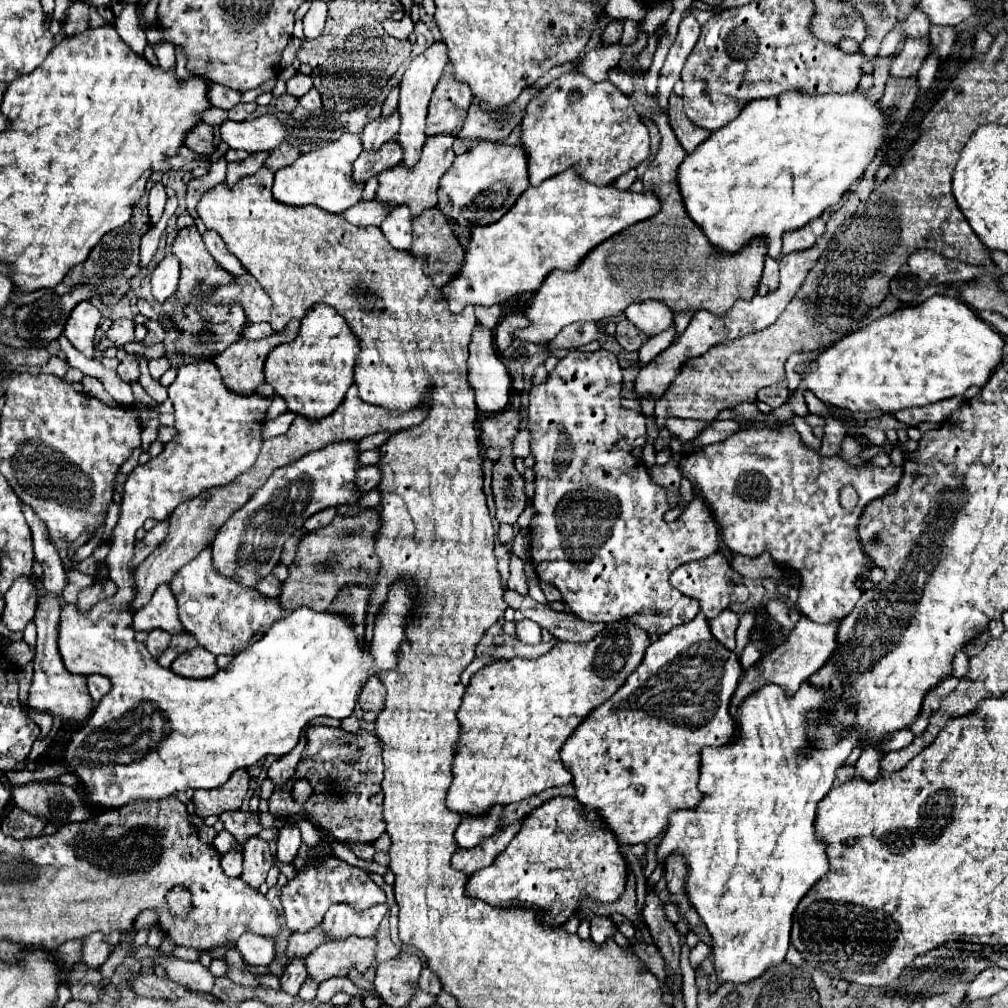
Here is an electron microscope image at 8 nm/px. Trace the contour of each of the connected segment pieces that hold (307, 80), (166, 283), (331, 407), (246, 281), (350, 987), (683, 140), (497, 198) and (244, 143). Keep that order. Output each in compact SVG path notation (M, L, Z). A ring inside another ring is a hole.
M294 74L290 80L288 80L288 94L294 96L294 98L302 98L306 92L310 92L312 88L312 78L310 76L304 76L304 74Z
M168 254L152 272L152 296L158 302L164 302L170 294L178 290L178 278L180 278L180 262L174 254Z
M318 304L314 306L308 316L302 320L300 326L300 334L292 344L280 344L276 346L268 358L266 358L266 368L264 368L264 376L266 382L274 388L274 394L284 398L288 412L296 414L296 416L304 416L310 420L320 420L330 416L344 400L348 388L352 386L354 380L354 364L356 364L356 356L358 356L358 340L352 334L352 330L348 328L346 320L342 320L342 316L338 316L338 312L326 304Z
M234 276L232 284L216 288L204 298L210 304L240 304L248 316L248 322L268 322L270 320L270 298L262 286L248 276Z
M330 978L330 980L326 980L326 982L322 982L322 984L318 986L316 1002L326 1004L326 1002L332 1000L332 996L334 996L336 992L346 992L346 994L350 994L350 996L354 996L354 994L362 996L362 992L360 992L348 978Z
M676 94L670 96L670 112L668 114L670 114L670 126L686 152L692 152L698 144L702 144L710 136L710 132L694 126L686 118L686 114L682 110L682 98L678 98Z
M482 140L470 152L456 156L438 186L438 208L448 220L460 226L488 226L498 222L530 186L526 152L520 146L498 146Z
M264 114L244 122L226 120L220 126L220 140L234 150L246 150L248 154L274 150L284 142L284 126L272 114Z

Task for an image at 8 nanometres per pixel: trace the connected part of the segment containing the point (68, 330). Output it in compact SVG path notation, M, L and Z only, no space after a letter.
M88 300L80 302L66 320L64 336L84 356L94 358L94 334L98 324L100 324L100 310L92 306Z

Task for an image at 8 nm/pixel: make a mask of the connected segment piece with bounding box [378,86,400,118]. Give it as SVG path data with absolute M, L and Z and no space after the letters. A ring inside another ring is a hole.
M398 86L390 90L390 94L386 96L384 106L382 106L382 112L380 112L380 116L378 116L378 118L388 118L390 114L394 114L394 108L396 108L396 102L398 102L398 90L400 90Z

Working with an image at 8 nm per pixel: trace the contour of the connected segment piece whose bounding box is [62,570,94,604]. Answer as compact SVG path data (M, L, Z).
M68 570L66 572L66 578L68 578L68 582L66 582L66 588L64 588L62 596L70 604L76 604L76 596L78 596L80 590L88 588L90 584L94 584L94 578L92 576L86 576L86 574L78 572L78 570Z

